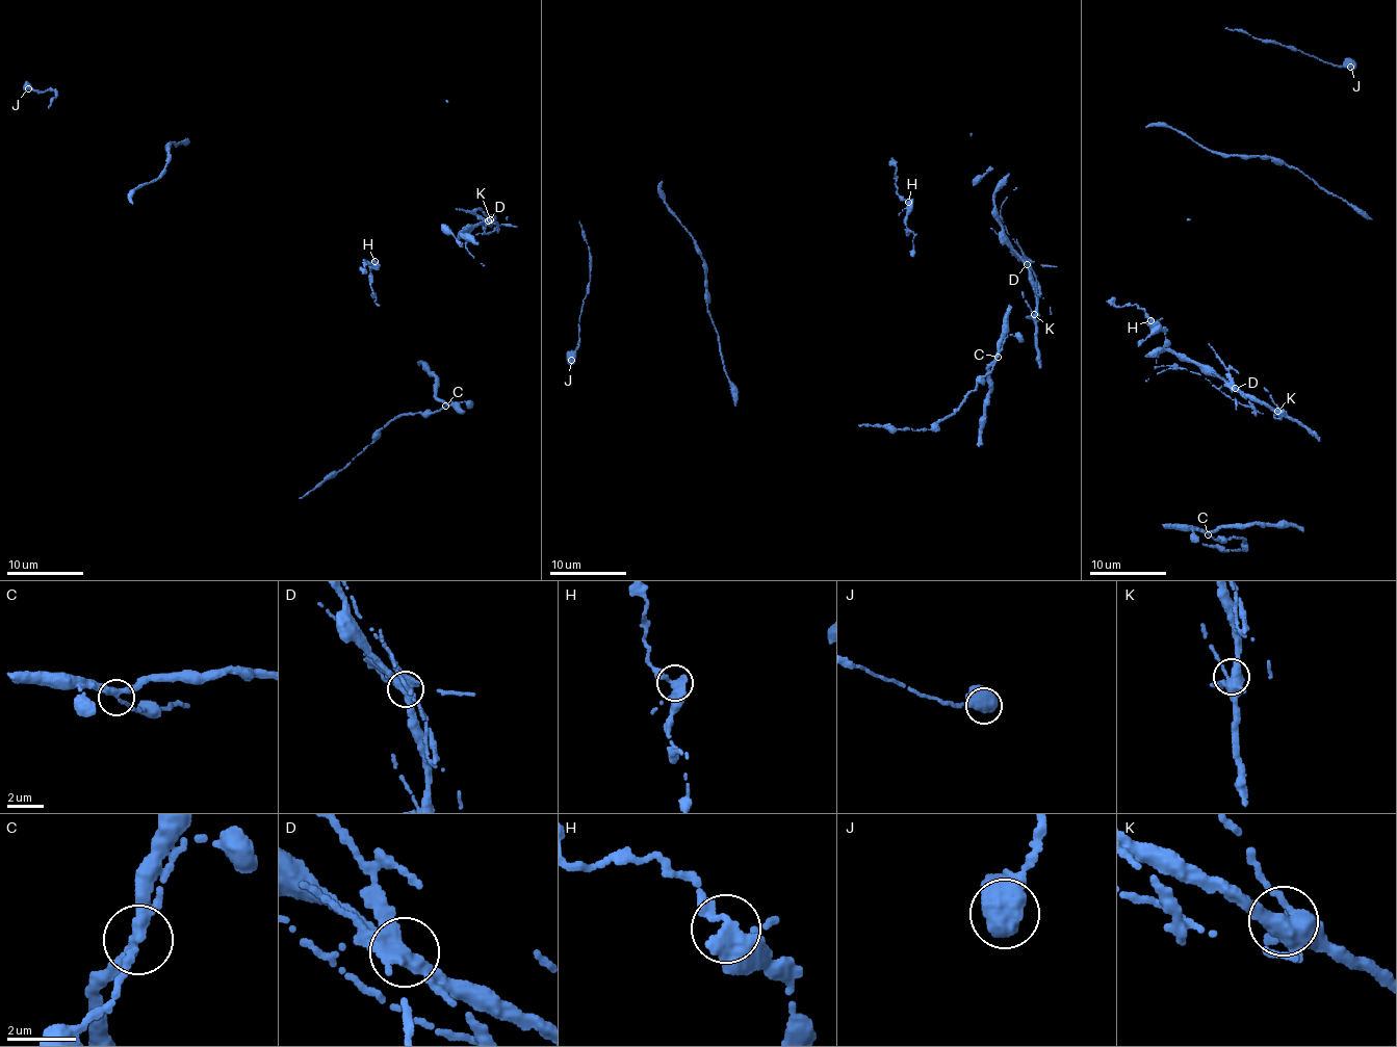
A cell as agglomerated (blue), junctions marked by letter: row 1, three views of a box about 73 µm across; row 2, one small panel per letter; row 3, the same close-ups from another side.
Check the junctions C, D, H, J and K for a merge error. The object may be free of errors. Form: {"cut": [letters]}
{"cut": ["D"]}

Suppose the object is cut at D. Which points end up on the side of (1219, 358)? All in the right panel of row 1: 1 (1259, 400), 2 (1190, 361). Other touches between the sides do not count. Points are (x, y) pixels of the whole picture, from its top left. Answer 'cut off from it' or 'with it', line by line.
1: cut off from it
2: cut off from it

